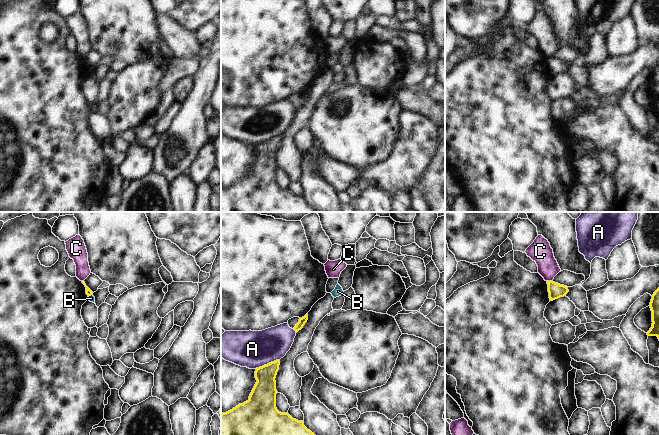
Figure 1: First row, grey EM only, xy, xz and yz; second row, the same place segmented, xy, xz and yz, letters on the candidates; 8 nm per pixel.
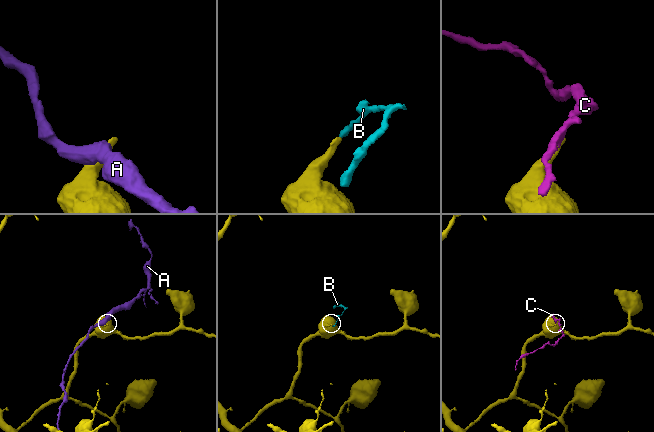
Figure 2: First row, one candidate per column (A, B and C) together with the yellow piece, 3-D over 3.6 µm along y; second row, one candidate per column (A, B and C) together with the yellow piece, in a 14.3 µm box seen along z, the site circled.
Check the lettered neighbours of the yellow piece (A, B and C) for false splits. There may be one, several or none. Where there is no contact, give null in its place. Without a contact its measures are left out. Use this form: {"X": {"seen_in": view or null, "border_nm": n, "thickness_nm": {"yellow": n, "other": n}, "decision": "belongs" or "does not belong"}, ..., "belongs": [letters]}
{"A": {"seen_in": "xz", "border_nm": 220, "thickness_nm": {"yellow": 190, "other": 300}, "decision": "does not belong"}, "B": {"seen_in": "xy", "border_nm": 50, "thickness_nm": {"yellow": 50, "other": 50}, "decision": "does not belong"}, "C": {"seen_in": "yz", "border_nm": 40, "thickness_nm": {"yellow": 120, "other": 180}, "decision": "does not belong"}, "belongs": []}

